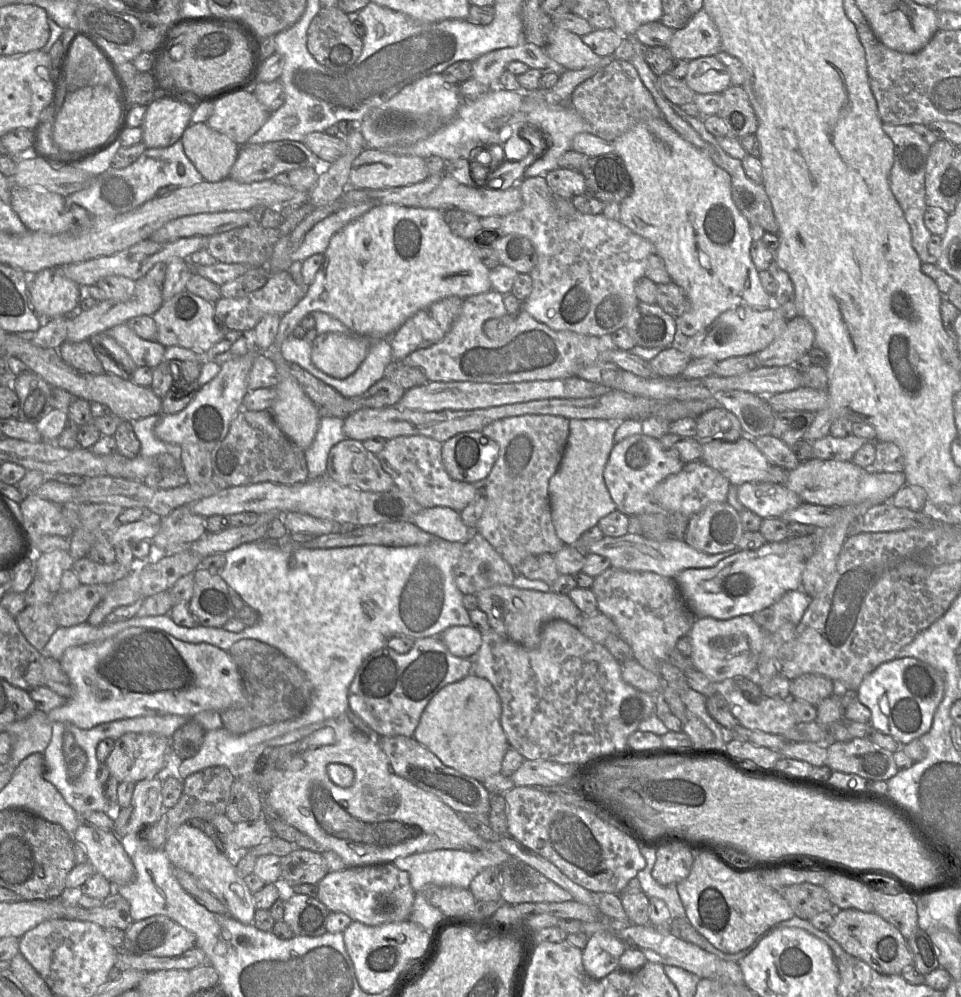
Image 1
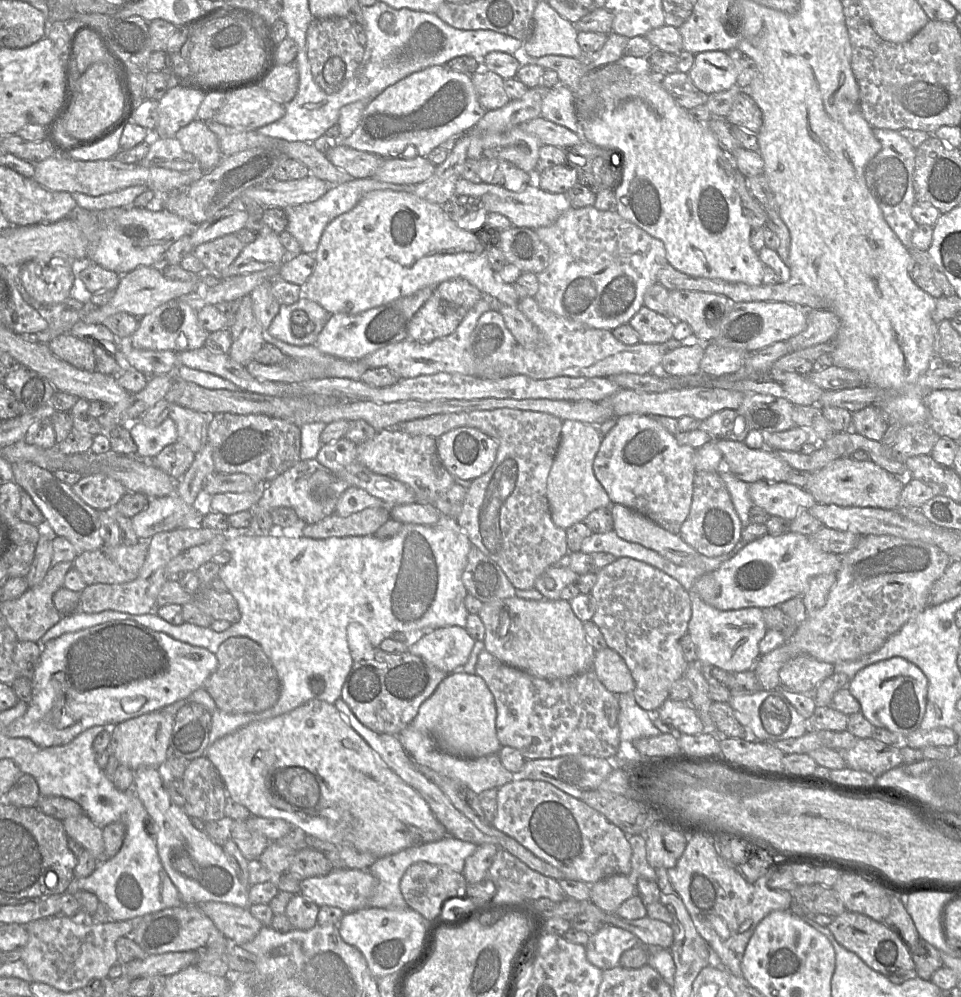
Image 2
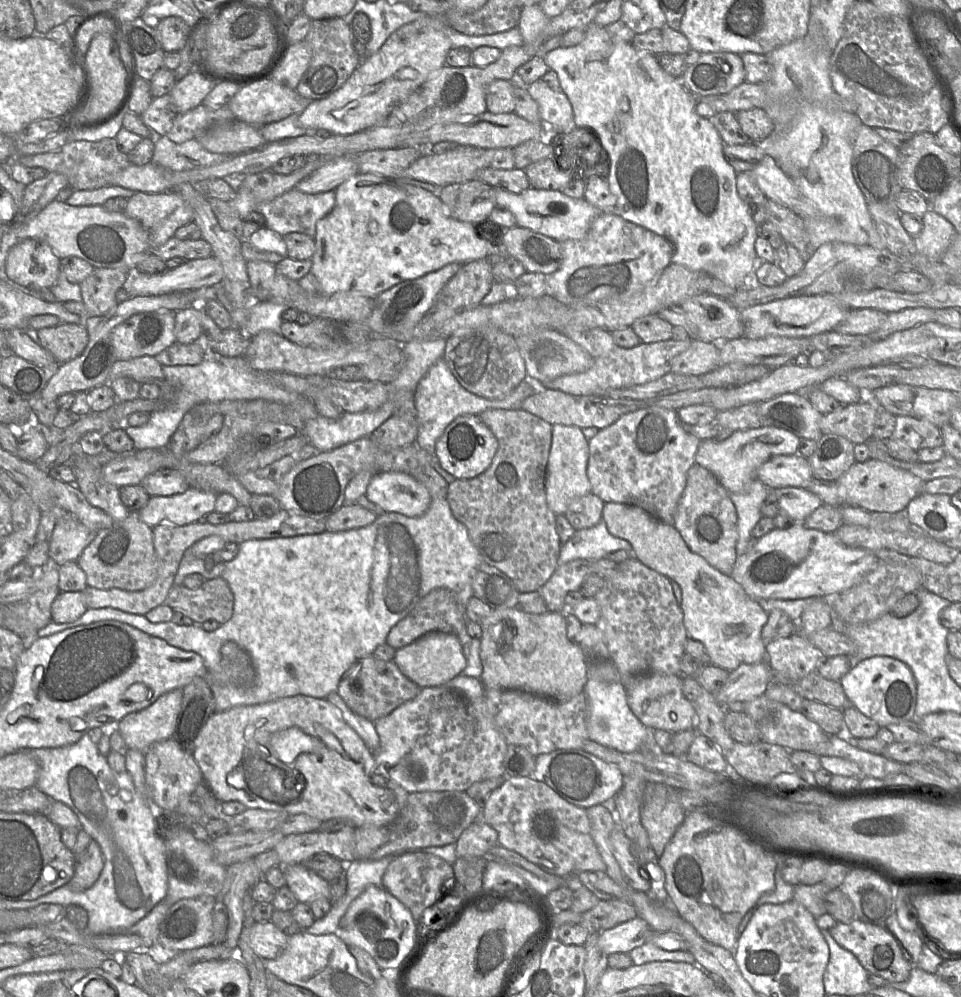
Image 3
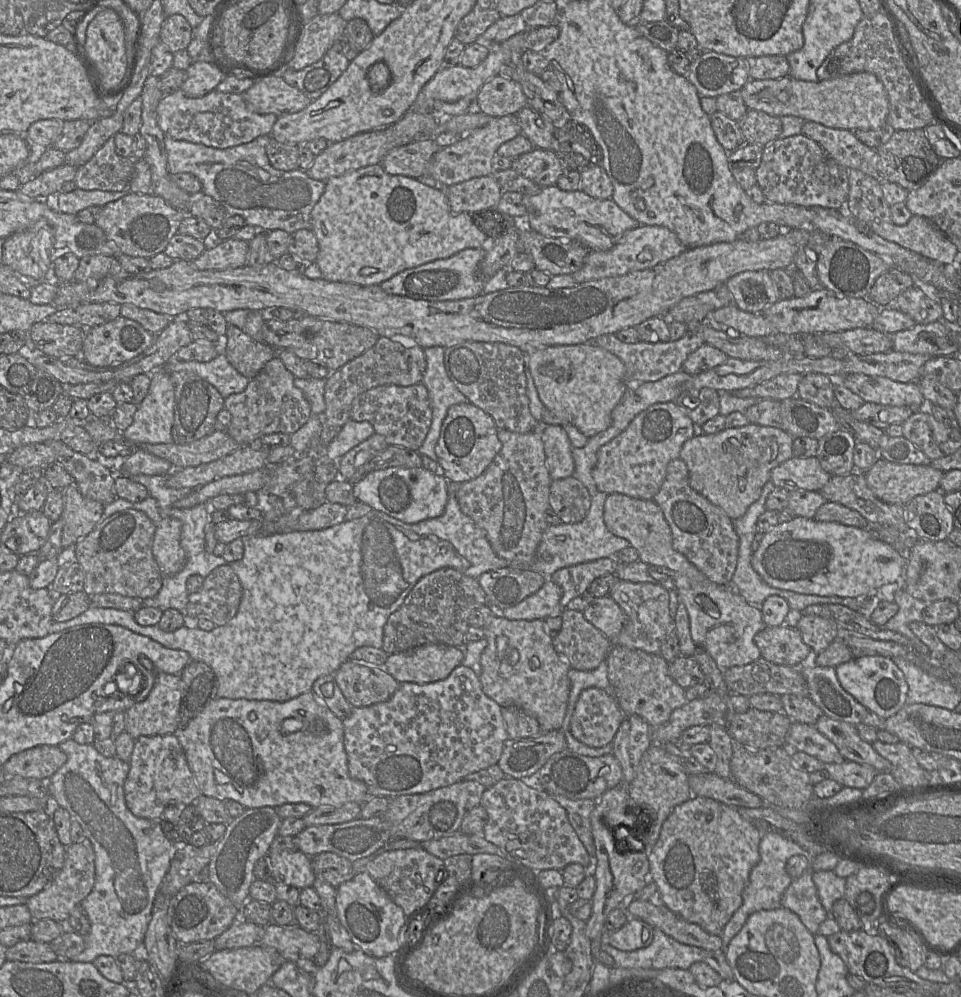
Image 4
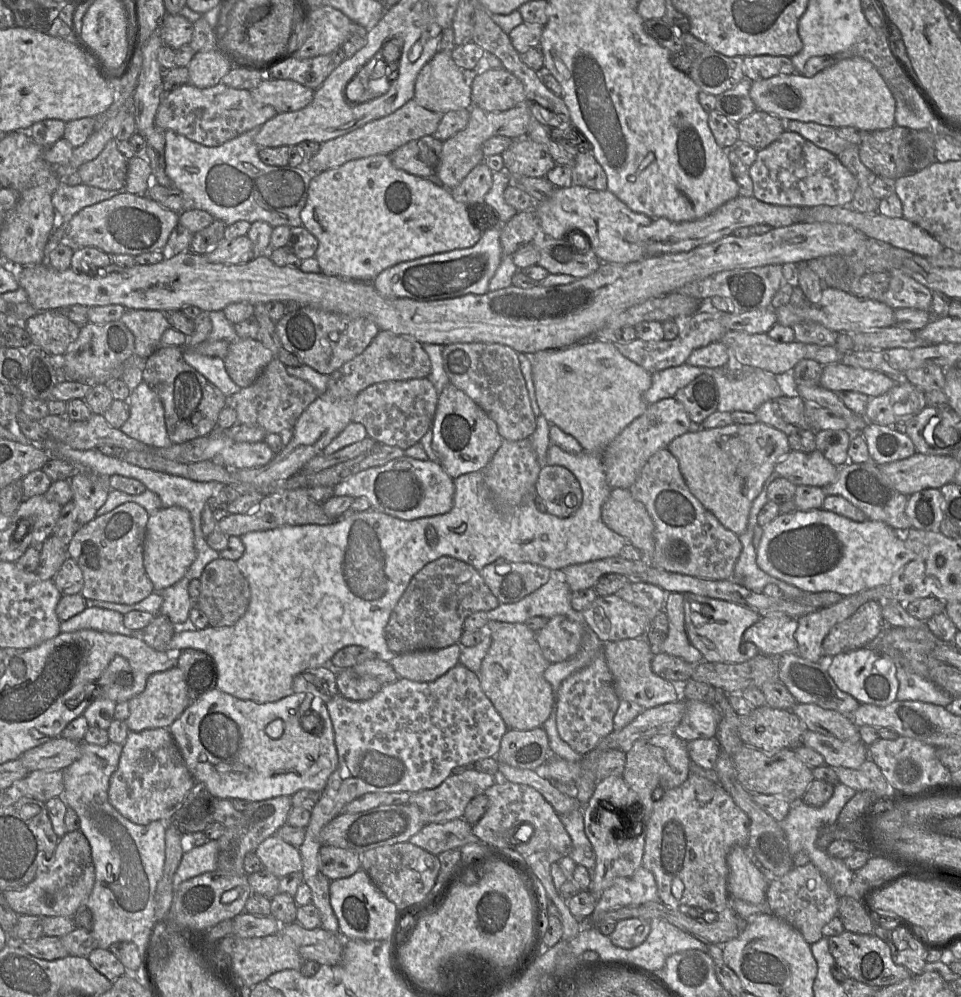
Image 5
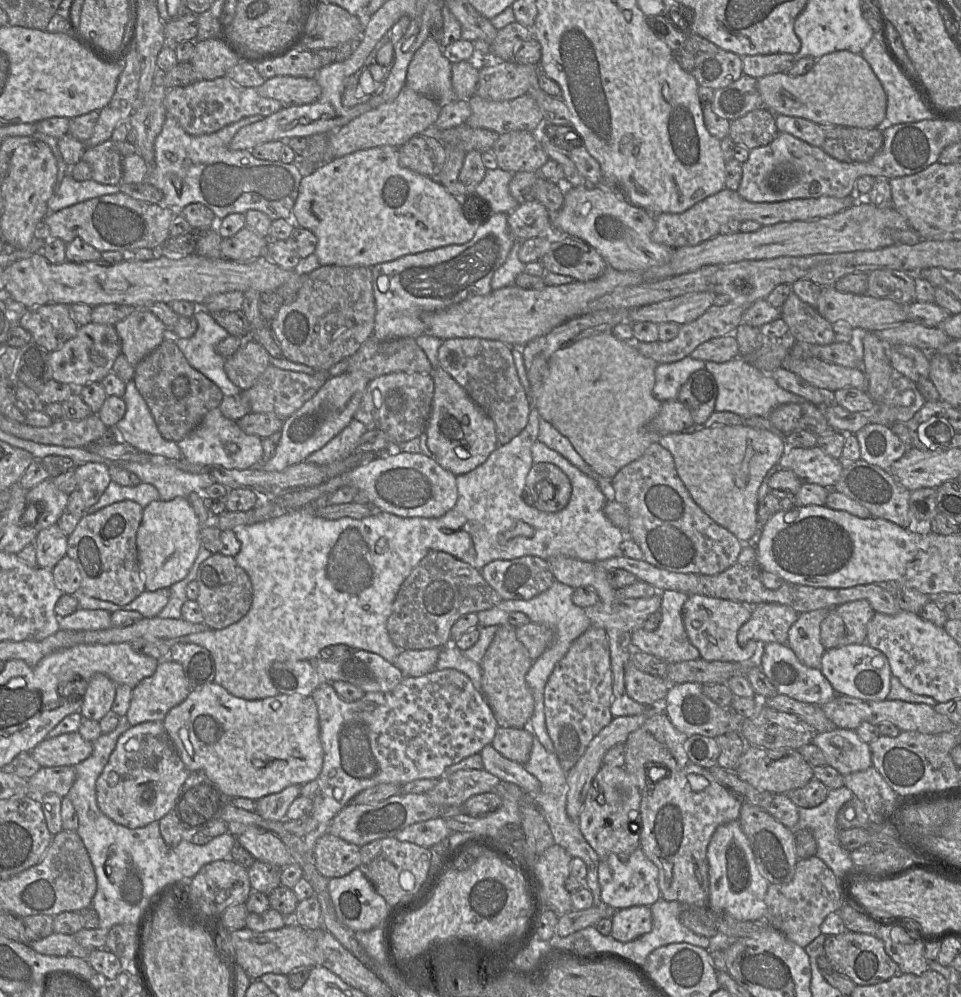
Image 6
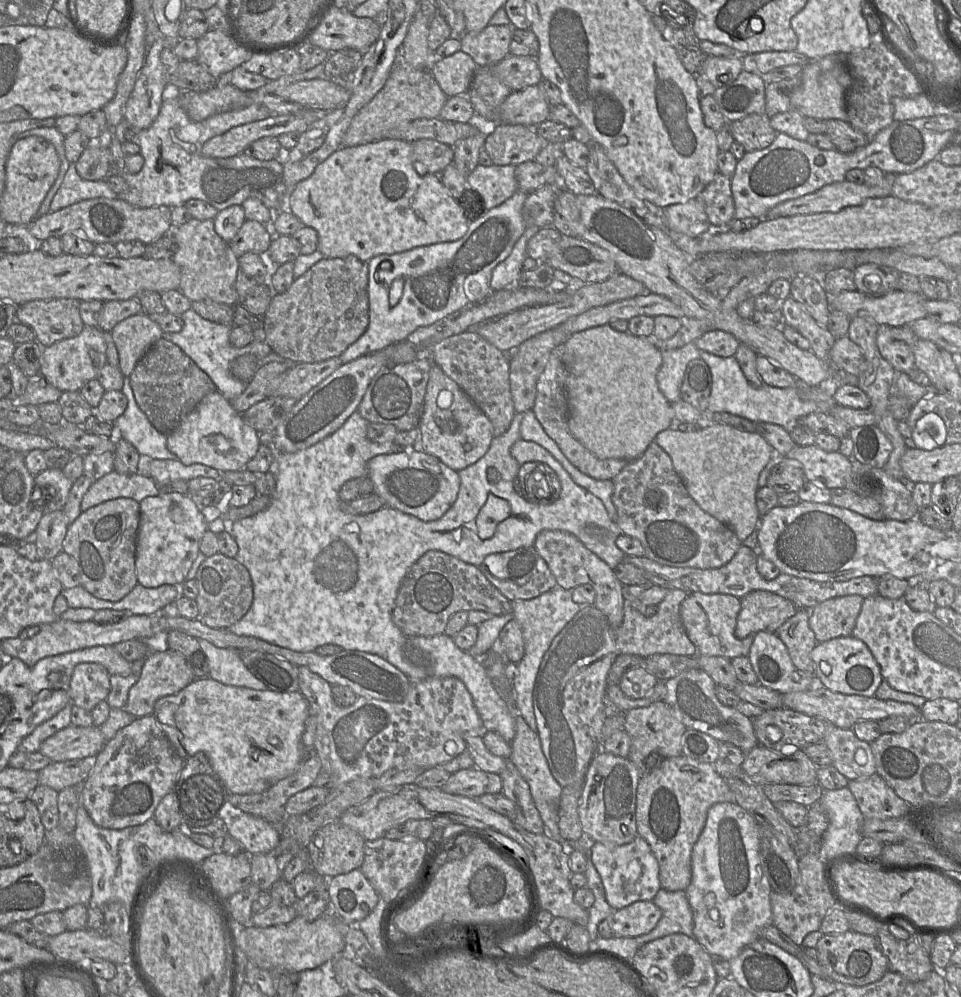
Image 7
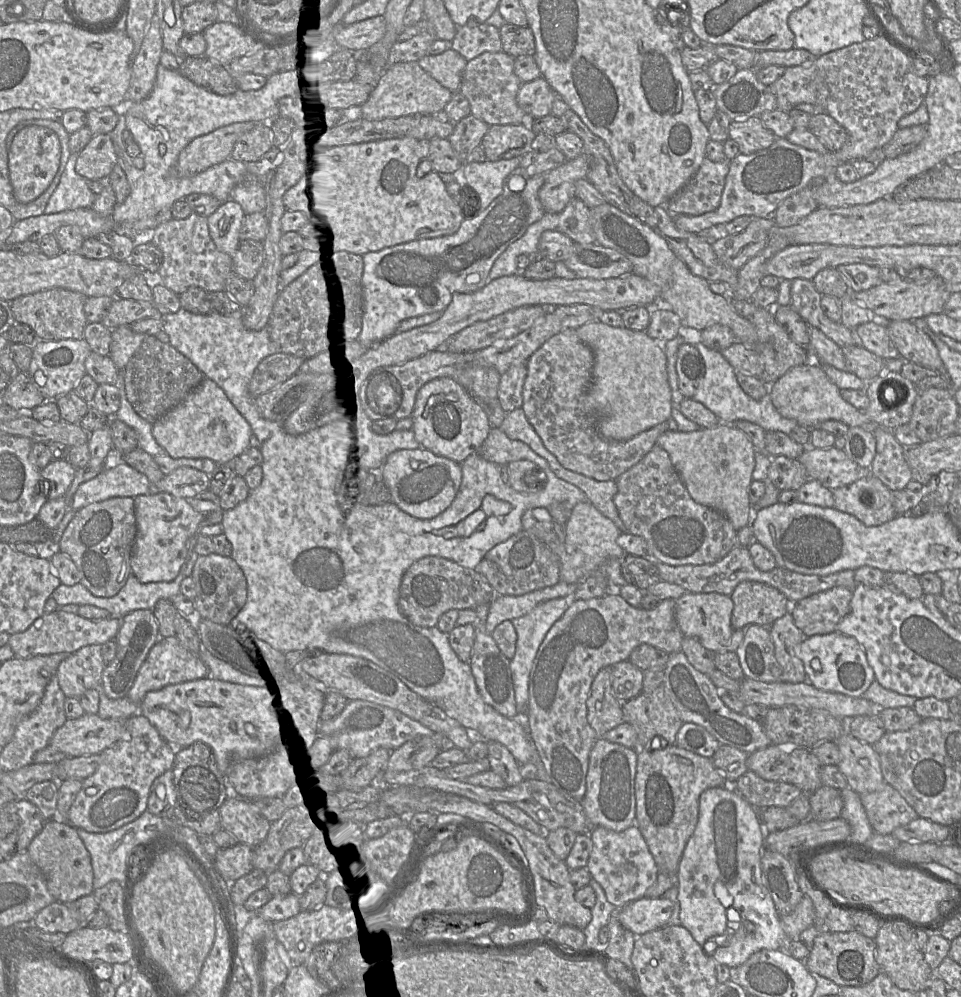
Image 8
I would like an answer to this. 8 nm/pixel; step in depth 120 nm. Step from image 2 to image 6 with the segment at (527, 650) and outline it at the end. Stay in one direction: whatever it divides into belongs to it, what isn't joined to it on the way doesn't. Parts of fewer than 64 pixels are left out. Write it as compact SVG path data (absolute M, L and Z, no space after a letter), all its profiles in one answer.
M511 625L499 627L481 662L482 694L489 703L499 727L524 728L530 724L535 701L526 683L526 674L533 660L525 646L517 639Z

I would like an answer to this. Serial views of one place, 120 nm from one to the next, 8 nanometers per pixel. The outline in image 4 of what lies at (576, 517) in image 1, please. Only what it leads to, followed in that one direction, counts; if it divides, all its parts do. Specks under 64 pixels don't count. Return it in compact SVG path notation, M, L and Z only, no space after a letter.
M541 424L540 431L550 478L559 480L573 476L573 446L565 429L560 425Z

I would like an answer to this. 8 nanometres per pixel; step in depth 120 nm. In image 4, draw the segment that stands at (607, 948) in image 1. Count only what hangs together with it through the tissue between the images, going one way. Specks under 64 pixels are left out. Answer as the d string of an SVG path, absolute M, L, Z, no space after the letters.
M630 918L619 930L607 933L608 944L614 948L631 952L651 944L653 927L638 918Z

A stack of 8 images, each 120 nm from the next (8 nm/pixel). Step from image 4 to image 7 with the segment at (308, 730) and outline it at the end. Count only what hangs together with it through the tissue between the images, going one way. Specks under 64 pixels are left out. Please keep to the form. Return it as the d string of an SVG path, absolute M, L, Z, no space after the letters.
M209 677L194 679L177 694L157 700L153 716L178 755L186 760L203 752L231 794L264 793L269 787L296 772L305 759L302 735L309 716L309 703L298 690L275 692L225 685Z

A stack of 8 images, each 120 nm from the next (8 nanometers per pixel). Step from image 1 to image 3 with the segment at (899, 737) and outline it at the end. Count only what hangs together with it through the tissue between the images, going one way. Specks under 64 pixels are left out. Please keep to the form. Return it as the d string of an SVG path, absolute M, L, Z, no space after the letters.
M873 656L855 661L839 682L849 705L874 720L880 727L914 719L917 701L916 682L910 668L897 659L889 656Z

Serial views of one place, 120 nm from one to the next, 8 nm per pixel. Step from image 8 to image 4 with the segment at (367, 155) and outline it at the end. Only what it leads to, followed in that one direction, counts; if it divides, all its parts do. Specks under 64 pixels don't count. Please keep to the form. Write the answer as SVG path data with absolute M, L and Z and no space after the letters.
M380 163L328 179L321 198L311 211L311 230L319 245L314 262L322 278L361 286L380 285L406 269L449 258L464 249L484 248L490 241L474 225L470 213L451 211L444 193L417 179L388 174Z

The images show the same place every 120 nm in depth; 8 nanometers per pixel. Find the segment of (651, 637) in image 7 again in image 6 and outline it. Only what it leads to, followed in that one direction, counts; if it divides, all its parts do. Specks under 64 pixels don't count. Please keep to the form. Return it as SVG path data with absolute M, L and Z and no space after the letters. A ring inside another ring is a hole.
M665 590L661 592L660 612L662 619L654 631L646 631L640 628L631 633L631 647L636 651L645 652L661 658L668 663L695 660L700 658L700 653L688 639L684 623L682 608L689 595L680 591ZM591 626L572 643L544 688L547 732L566 772L583 756L592 739L612 721L612 698L613 675L607 633L602 628Z

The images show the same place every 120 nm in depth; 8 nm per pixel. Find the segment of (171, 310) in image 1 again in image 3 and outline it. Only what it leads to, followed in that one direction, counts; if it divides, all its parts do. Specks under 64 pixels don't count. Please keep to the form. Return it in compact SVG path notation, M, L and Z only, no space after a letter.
M158 310L138 313L117 325L110 335L117 361L154 357L176 343L175 312Z

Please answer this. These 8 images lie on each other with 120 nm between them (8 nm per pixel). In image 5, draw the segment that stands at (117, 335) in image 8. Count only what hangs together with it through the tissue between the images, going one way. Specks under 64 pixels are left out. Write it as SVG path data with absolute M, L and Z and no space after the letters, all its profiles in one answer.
M127 309L120 319L134 335L134 355L147 359L160 346L160 339L170 327L164 312Z

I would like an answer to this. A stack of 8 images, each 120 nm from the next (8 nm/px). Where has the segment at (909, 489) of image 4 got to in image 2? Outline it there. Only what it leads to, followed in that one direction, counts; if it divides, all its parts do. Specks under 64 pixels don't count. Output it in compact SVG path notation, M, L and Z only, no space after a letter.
M841 457L823 468L810 473L805 487L818 504L835 504L841 507L873 507L897 509L904 481L887 472L872 460L857 461Z

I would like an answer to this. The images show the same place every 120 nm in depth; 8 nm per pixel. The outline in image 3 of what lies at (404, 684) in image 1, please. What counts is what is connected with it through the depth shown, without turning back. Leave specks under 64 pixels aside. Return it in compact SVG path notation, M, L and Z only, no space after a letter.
M371 654L350 666L341 677L337 692L353 712L375 722L414 699L420 690L416 683L400 671L393 660L380 660Z

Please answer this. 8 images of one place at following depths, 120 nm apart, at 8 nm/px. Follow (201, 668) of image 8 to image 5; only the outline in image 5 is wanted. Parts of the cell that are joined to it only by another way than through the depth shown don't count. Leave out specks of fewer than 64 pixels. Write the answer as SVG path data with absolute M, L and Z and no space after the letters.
M174 666L163 672L151 674L148 677L145 690L128 702L130 713L125 722L130 731L140 732L145 729L169 728L190 705L184 673L178 666Z

